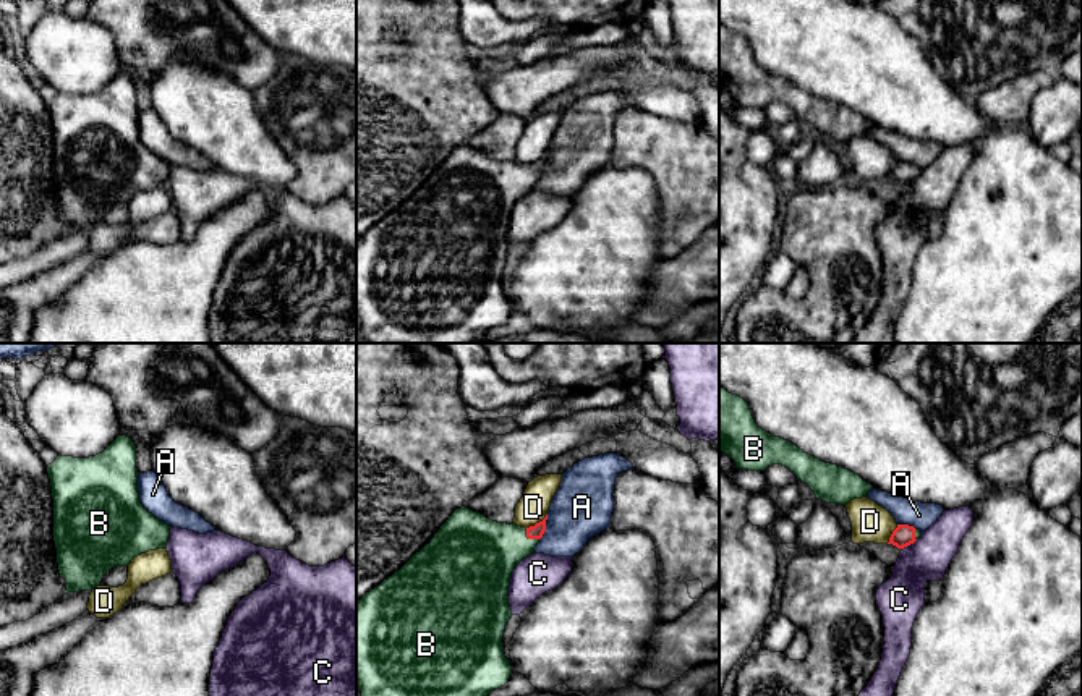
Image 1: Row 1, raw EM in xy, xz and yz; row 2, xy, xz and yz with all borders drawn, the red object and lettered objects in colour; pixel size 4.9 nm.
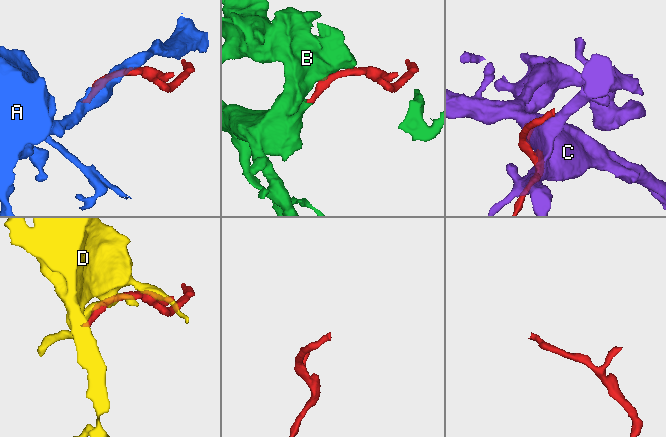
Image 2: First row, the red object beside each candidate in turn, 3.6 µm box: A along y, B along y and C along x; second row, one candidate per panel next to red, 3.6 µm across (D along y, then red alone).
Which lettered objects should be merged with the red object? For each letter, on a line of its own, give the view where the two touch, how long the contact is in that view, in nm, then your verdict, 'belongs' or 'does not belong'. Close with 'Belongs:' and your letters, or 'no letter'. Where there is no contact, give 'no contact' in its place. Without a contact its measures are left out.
A: contact in xz; length 130 nm; does not belong
B: contact in xz; length 90 nm; belongs
C: contact in yz; length 90 nm; does not belong
D: contact in xz; length 130 nm; does not belong
Belongs: B

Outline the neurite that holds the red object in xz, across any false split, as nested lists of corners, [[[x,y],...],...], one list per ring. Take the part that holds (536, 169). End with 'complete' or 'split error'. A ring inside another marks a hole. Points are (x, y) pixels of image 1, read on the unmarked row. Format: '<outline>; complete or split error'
[[[466,144],[457,146],[434,172],[429,181],[416,189],[398,209],[356,238],[356,316],[360,317],[361,338],[366,343],[479,343],[486,333],[504,324],[512,303],[504,291],[504,267],[512,254],[509,243],[509,223],[513,206],[535,191],[535,185],[546,168],[546,157],[530,165],[497,160]]]; split error

